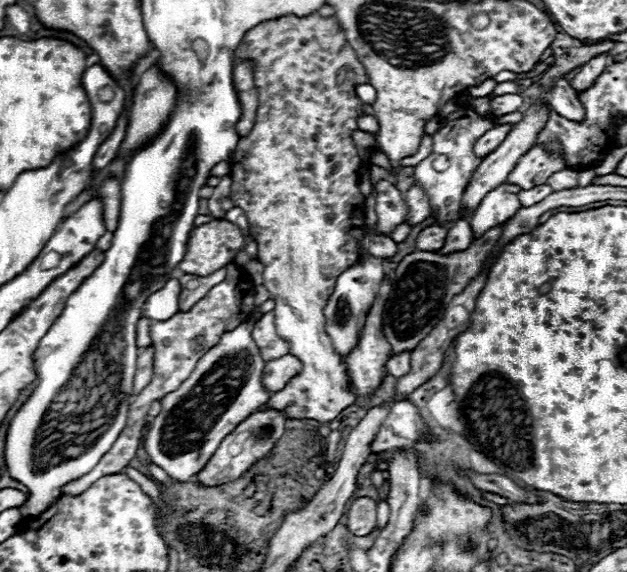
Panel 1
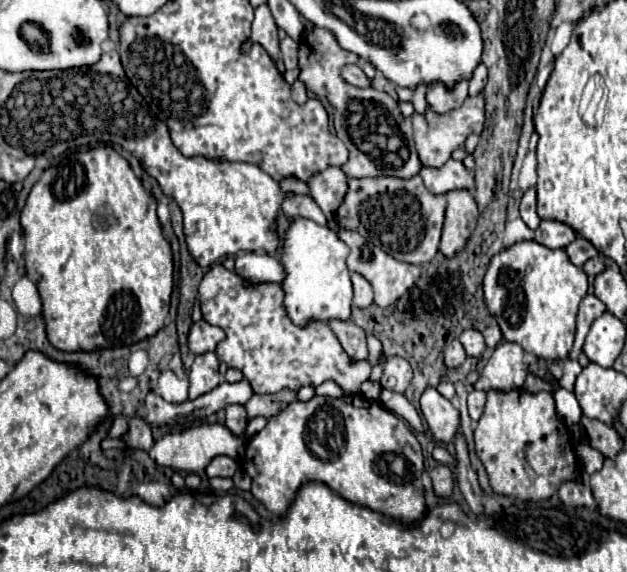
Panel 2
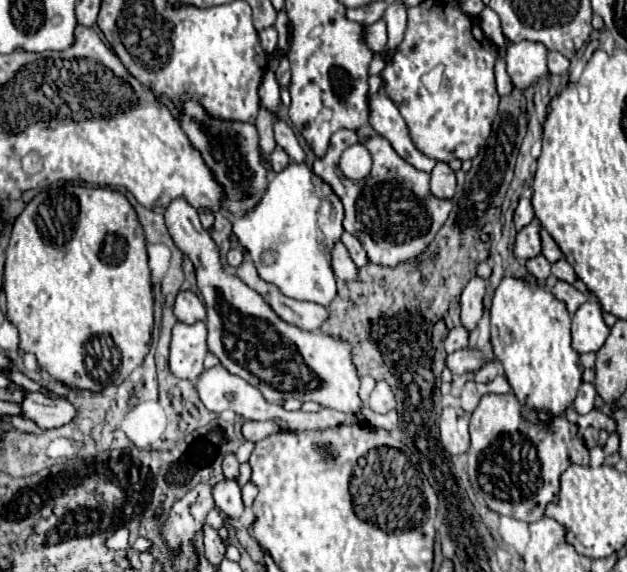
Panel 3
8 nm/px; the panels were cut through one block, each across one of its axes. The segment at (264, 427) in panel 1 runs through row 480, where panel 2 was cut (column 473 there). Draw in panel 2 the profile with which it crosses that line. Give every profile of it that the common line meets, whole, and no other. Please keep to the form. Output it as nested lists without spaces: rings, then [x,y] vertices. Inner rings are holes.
[[[470,190],[446,192],[446,200],[448,200],[448,208],[442,230],[440,252],[444,256],[454,256],[458,250],[462,250],[466,238],[470,236],[470,230],[476,226],[478,206]]]

